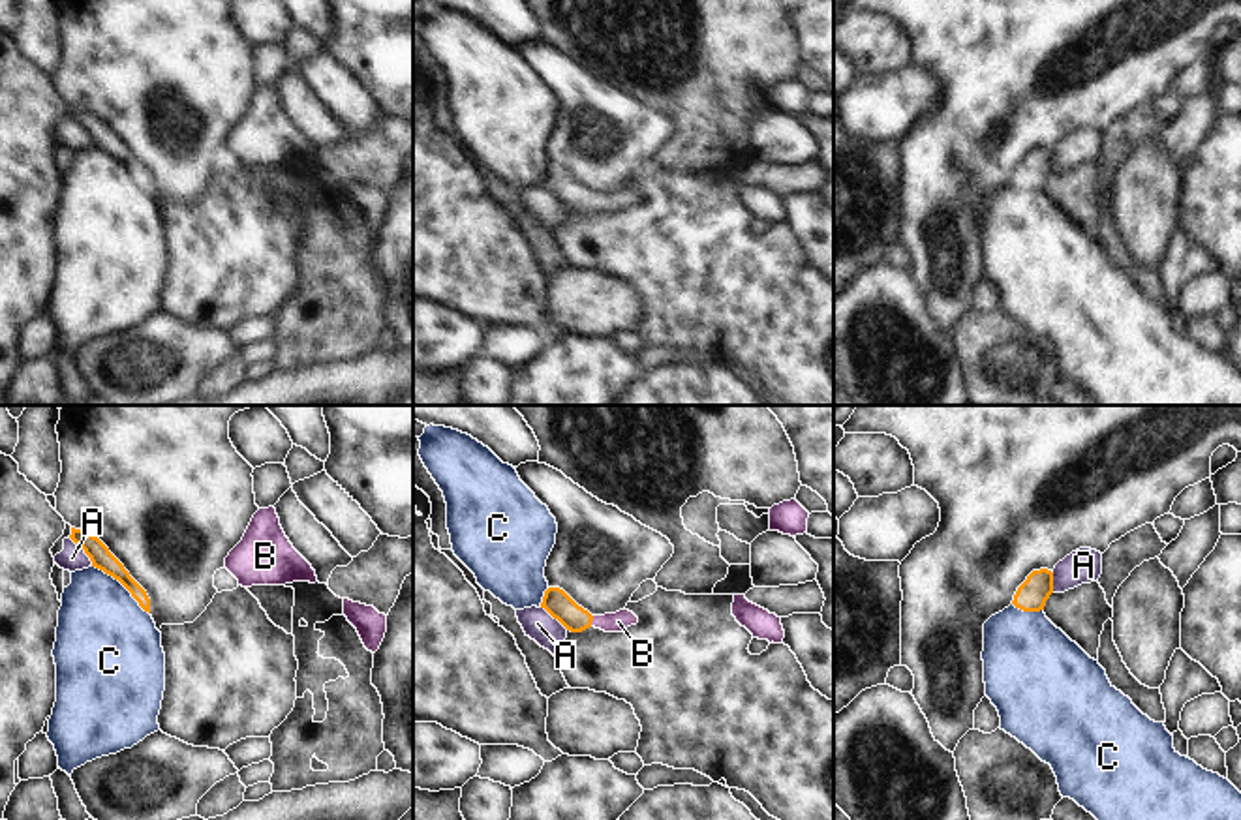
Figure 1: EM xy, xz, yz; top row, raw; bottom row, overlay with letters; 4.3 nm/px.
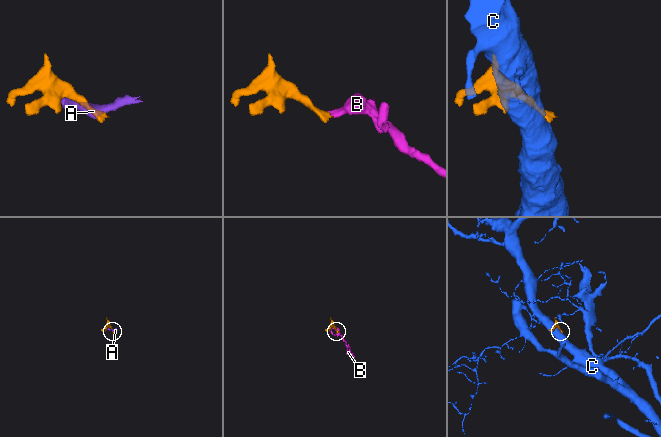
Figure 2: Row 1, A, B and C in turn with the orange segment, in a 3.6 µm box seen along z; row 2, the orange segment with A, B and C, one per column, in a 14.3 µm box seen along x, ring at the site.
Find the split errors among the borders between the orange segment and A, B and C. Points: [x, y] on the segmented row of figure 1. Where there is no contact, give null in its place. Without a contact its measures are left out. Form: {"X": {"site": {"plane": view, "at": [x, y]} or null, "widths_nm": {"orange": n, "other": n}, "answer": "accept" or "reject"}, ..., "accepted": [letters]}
{"A": {"site": {"plane": "xy", "at": [83, 548]}, "widths_nm": {"orange": 90, "other": 110}, "answer": "reject"}, "B": {"site": {"plane": "xz", "at": [592, 620]}, "widths_nm": {"orange": 110, "other": 90}, "answer": "accept"}, "C": {"site": {"plane": "xy", "at": [121, 582]}, "widths_nm": {"orange": 90, "other": 400}, "answer": "reject"}, "accepted": ["B"]}

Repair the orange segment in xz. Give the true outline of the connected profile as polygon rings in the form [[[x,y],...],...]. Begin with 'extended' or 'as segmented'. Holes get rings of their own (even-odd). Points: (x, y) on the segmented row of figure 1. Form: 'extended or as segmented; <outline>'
extended; [[[548,587],[544,591],[541,608],[544,608],[571,632],[582,632],[590,627],[601,629],[605,632],[621,632],[627,627],[638,623],[638,617],[629,610],[620,610],[616,614],[605,615],[591,615],[559,587]]]

